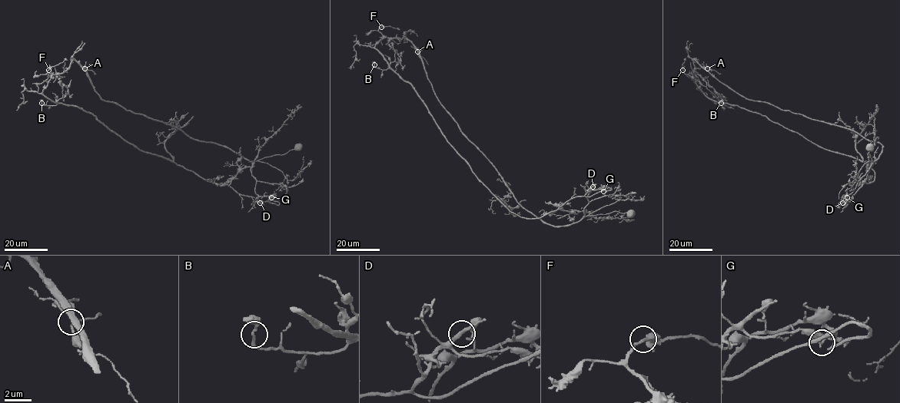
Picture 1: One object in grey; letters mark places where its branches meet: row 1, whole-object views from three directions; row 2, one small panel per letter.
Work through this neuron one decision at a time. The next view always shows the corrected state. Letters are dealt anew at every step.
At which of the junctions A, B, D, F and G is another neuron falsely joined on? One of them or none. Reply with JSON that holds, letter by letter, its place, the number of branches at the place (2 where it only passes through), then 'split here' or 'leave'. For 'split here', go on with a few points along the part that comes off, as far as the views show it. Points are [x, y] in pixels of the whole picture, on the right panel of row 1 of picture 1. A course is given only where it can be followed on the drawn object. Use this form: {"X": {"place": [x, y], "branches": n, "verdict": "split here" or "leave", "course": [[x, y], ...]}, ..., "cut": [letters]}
{"A": {"place": [707, 68], "branches": 3, "verdict": "leave"}, "B": {"place": [721, 103], "branches": 2, "verdict": "leave"}, "D": {"place": [842, 203], "branches": 2, "verdict": "leave"}, "F": {"place": [682, 70], "branches": 2, "verdict": "leave"}, "G": {"place": [847, 197], "branches": 2, "verdict": "split here", "course": [[847, 197], [846, 202], [874, 180], [868, 166], [820, 147], [765, 116], [711, 100], [683, 70], [685, 60]]}, "cut": ["G"]}

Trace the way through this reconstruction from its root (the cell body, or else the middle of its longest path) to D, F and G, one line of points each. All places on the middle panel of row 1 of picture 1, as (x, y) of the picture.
D: (471, 169), (475, 176), (510, 211), (526, 218), (539, 218), (555, 211), (571, 198), (583, 196), (592, 186)
F: (471, 169), (447, 141), (415, 89), (390, 67), (374, 47), (383, 37), (378, 31), (381, 27)
G: (471, 169), (510, 211), (526, 218), (539, 218), (555, 211), (571, 198), (583, 196), (589, 189), (604, 190)

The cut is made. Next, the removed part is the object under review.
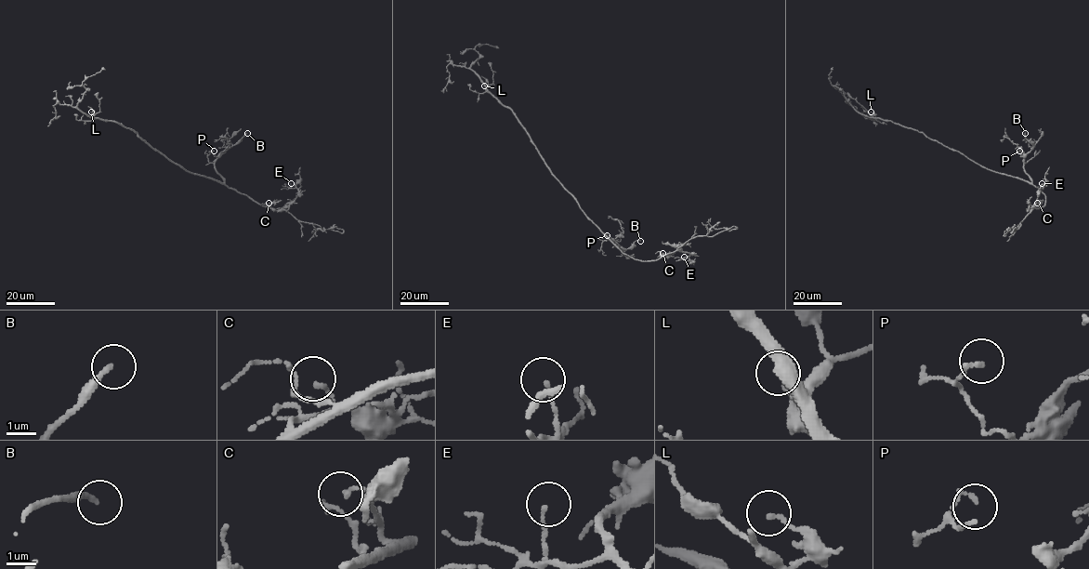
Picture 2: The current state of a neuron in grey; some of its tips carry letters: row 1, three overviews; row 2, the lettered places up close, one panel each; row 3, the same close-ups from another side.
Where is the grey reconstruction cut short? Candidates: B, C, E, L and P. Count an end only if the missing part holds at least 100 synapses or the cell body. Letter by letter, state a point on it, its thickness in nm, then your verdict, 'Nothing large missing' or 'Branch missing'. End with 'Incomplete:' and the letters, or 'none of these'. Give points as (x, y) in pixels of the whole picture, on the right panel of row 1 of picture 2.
B: Place: (1025, 133). Thickness 190 nm. Nothing large missing
C: Place: (1037, 203). Thickness 130 nm. Nothing large missing
E: Place: (1042, 183). Thickness 100 nm. Nothing large missing
L: Place: (871, 112). Thickness 140 nm. Nothing large missing
P: Place: (1019, 151). Thickness 140 nm. Nothing large missing
Incomplete: none of these

